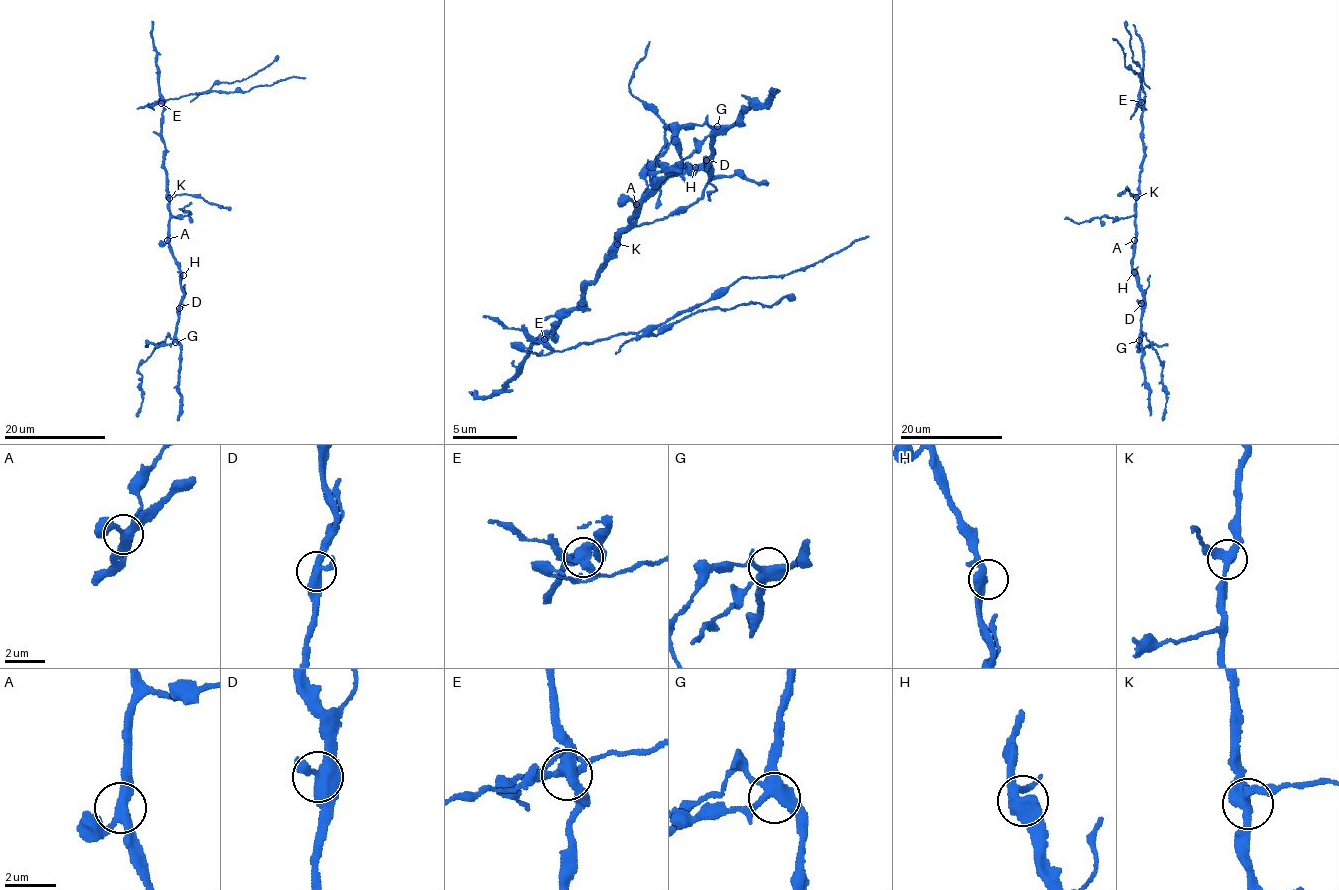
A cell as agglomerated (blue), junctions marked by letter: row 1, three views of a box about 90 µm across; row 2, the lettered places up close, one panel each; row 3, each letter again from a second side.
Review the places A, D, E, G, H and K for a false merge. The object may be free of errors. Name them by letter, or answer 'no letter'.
E

